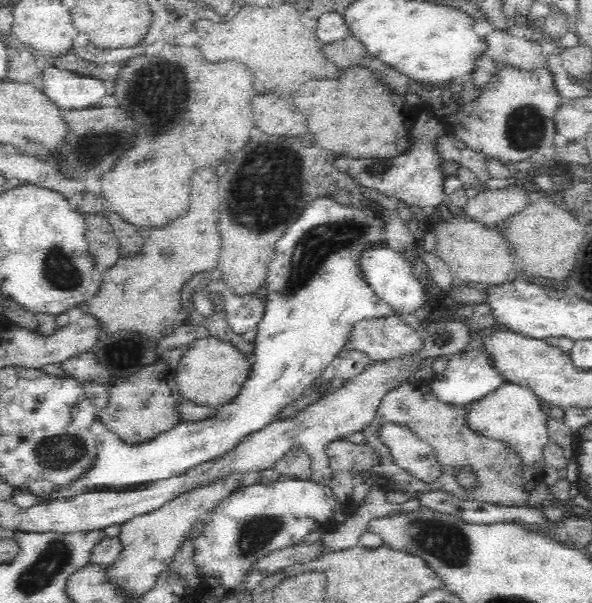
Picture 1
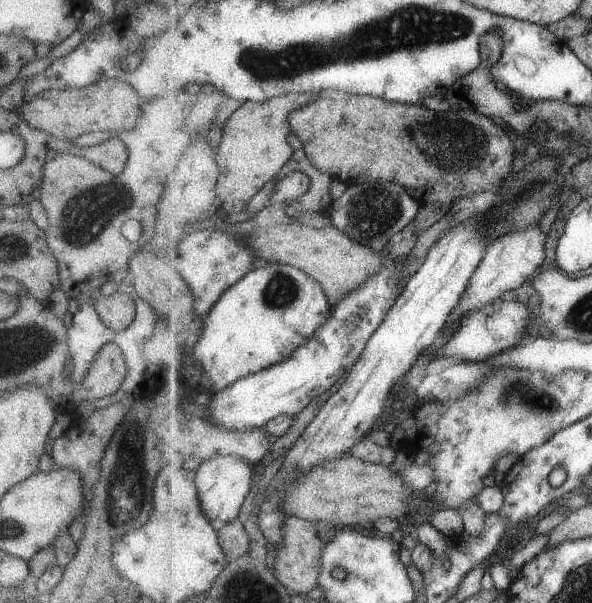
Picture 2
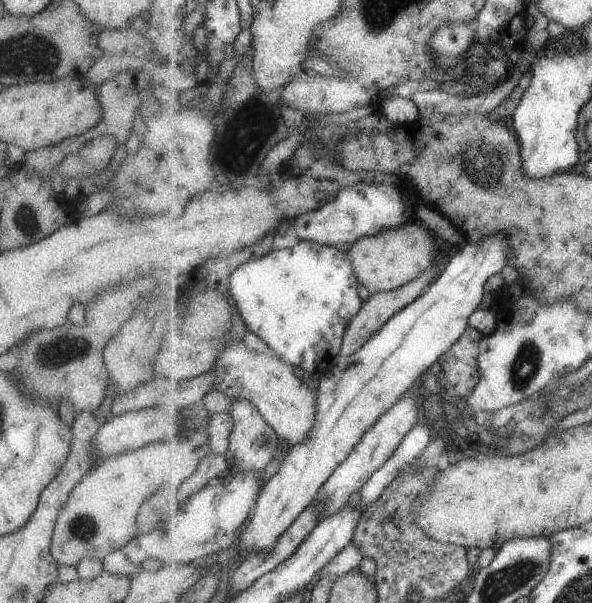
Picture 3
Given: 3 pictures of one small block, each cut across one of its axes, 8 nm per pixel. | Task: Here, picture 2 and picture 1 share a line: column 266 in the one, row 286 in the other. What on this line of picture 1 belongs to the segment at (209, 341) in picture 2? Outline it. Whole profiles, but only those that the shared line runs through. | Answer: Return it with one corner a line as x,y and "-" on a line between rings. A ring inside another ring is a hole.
338,196
310,199
298,218
286,227
284,234
275,242
276,248
264,284
265,312
258,323
257,336
253,342
255,356
252,359
251,374
246,383
242,384
237,398
234,398
232,403
222,406
215,415
200,421
177,424
173,429
135,445
110,432
97,418
90,428
96,439
97,453
86,472
70,484
52,486
52,492
43,495
36,495
31,488
15,488
12,498
14,503
29,507
36,503
68,499
84,493
139,489
150,483
180,476
202,462
222,456
232,450
245,436
264,428
269,422
278,420
282,409
298,400
308,388
312,388
316,378
320,378
326,368
331,366
345,344
349,342
351,326
357,320
380,318
382,314
386,314
376,311
380,299
366,282
360,265
362,252
374,246
387,245
386,242
388,242
386,223
378,214
378,209
366,206
364,203
351,206
342,204

